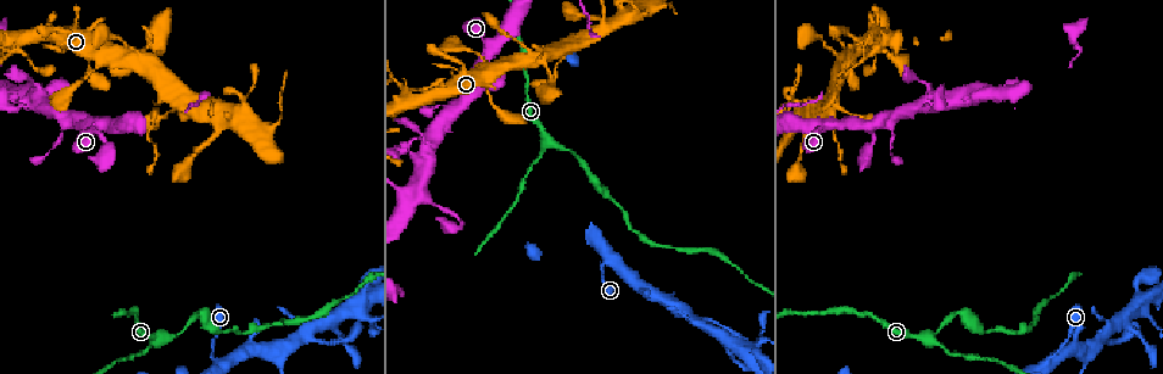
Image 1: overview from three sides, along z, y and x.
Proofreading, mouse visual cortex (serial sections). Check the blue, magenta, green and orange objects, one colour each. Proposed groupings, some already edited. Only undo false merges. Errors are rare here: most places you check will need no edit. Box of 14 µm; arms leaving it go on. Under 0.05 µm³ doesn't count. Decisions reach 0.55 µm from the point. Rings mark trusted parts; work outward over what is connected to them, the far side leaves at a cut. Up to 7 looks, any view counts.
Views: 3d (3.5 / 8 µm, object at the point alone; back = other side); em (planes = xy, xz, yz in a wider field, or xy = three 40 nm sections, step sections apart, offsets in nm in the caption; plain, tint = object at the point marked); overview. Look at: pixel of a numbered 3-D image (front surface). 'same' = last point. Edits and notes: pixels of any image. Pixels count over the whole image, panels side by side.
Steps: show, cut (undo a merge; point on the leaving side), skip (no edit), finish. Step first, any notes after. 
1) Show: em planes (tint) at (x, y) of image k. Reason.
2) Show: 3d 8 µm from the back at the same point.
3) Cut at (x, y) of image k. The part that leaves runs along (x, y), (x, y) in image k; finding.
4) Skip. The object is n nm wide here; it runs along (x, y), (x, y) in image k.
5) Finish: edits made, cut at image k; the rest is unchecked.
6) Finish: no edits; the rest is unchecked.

Show: 3d 3.5 µm at (544, 62) of image 1. Four or more arms meet.

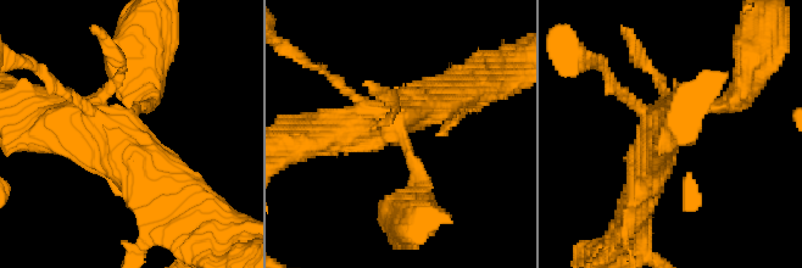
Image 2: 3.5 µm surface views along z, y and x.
Show: em xy step 2 (tint) at (127, 122) of image 2.

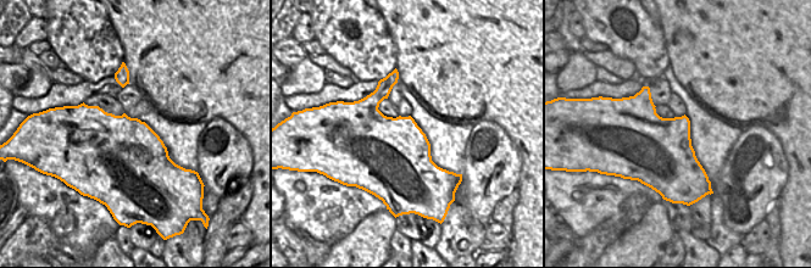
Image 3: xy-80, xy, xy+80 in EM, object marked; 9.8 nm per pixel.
Skip. It runs along (39, 115), (100, 126), (163, 201) in image 2; continuous, no second cell.

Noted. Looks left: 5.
Show: 3d 3.5 µm at (143, 352) of image 1.

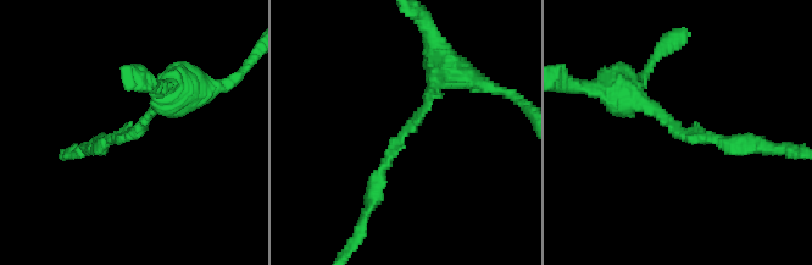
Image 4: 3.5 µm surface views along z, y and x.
Show: em xy step 2 (tint) at (401, 136) of image 4. The arms are 200, 200 nm wide; now the EM.

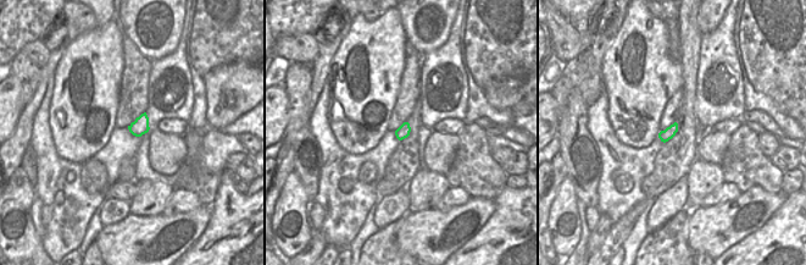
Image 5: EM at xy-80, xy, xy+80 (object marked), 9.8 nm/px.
Skip. One cell here.

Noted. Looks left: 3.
Show: 3d 3.5 µm at (892, 138) of image 1. Sudden change in width.

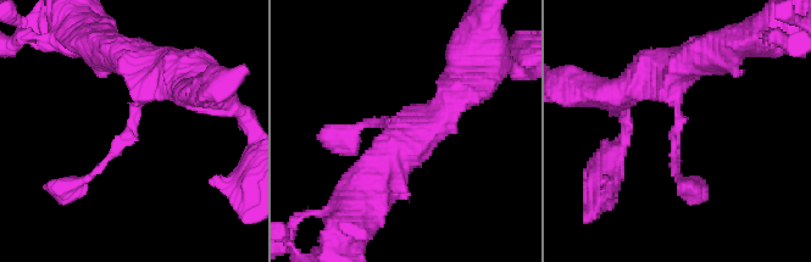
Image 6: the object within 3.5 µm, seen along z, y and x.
Show: em xy step 1 (tint) at (128, 127) of image 6.

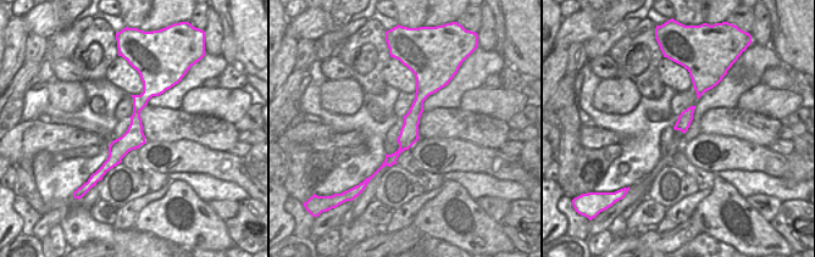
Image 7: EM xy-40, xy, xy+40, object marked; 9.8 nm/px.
Show: em xy step 5 (tint) at the same point.

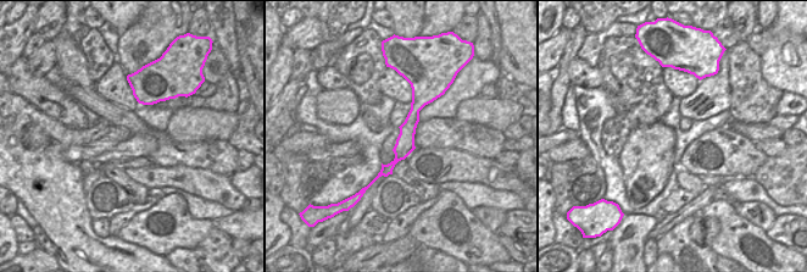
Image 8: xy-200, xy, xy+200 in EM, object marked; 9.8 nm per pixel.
Skip. It runs along (172, 73), (145, 92), (127, 140), (75, 185) in image 6; one cell here.

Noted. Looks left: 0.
Finish: no edits; the rest is unchecked.

